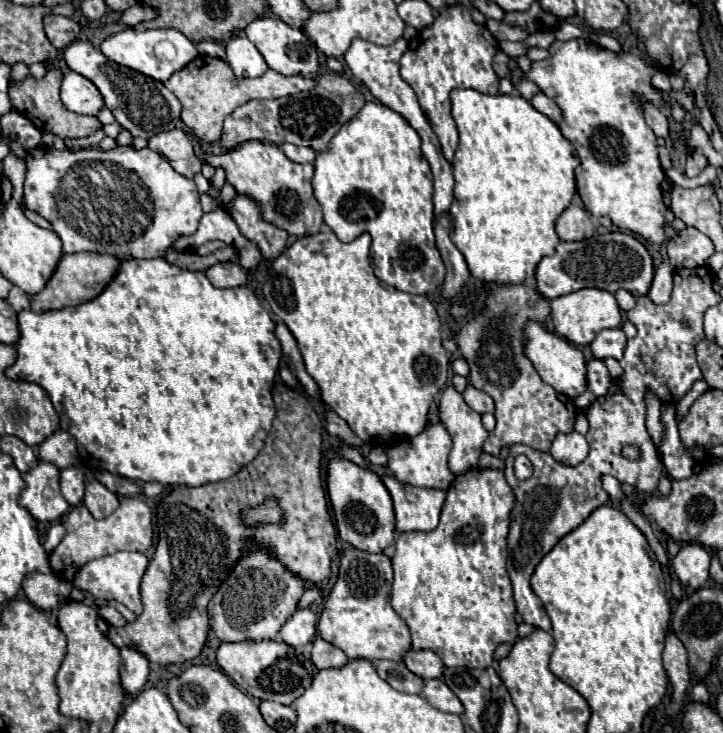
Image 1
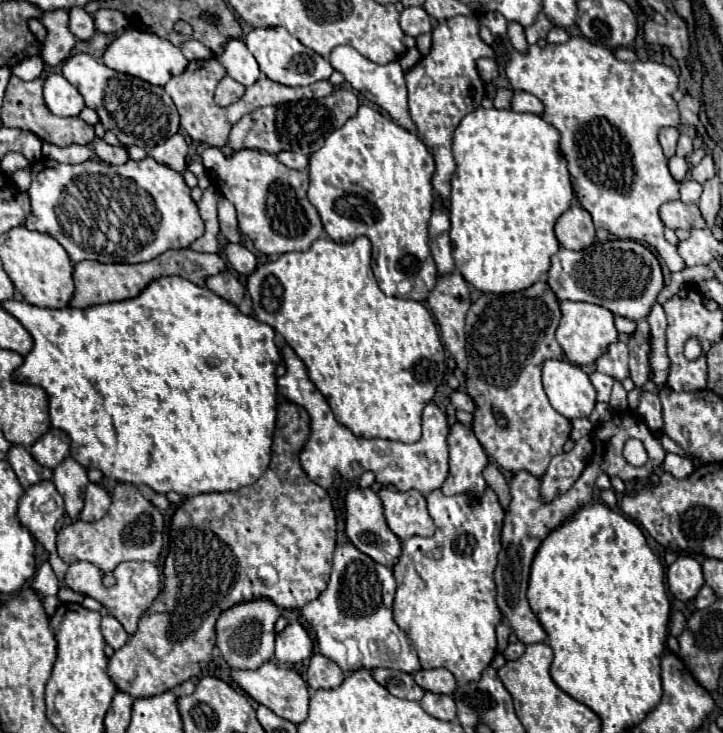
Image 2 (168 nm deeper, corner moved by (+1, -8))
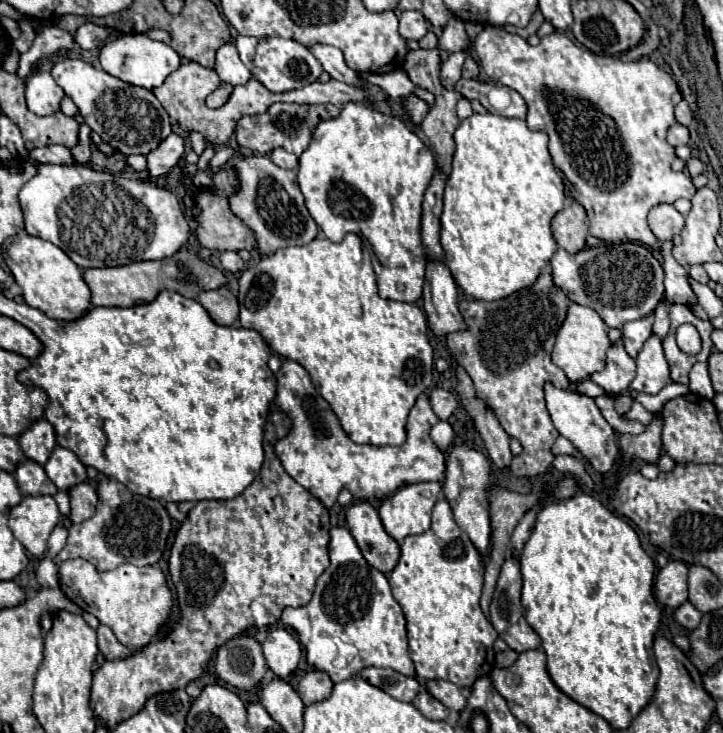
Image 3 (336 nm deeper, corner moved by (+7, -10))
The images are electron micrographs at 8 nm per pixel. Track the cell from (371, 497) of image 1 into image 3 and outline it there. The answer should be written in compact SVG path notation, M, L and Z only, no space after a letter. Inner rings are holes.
M361 500L347 508L347 528L353 534L363 558L383 574L389 574L399 560L399 544L385 532L371 502Z

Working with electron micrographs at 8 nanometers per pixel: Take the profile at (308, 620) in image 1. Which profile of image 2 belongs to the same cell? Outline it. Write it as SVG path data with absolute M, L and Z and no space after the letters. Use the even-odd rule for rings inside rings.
M291 622L285 626L275 640L275 660L281 664L297 664L311 656L313 642L307 630L299 622Z

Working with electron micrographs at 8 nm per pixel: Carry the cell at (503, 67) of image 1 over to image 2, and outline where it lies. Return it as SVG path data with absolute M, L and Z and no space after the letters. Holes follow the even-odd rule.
M479 58L477 60L477 70L483 82L493 82L497 78L497 62L491 58Z

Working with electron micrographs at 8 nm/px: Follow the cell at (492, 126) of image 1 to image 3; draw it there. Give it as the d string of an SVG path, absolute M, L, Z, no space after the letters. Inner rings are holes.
M473 114L469 118L461 120L461 124L455 130L455 146L457 148L455 148L455 154L453 154L453 170L451 170L449 182L445 186L445 206L443 206L443 214L441 214L441 246L445 250L445 264L449 266L455 282L471 298L491 302L491 300L505 298L505 296L509 296L509 294L513 294L521 288L529 288L537 280L541 270L549 264L551 256L557 250L557 242L553 240L553 234L551 234L551 220L563 208L565 186L563 186L563 180L557 174L555 166L553 166L551 154L547 150L547 140L549 138L547 138L545 132L531 130L525 120L505 118L505 116L499 116L499 114Z

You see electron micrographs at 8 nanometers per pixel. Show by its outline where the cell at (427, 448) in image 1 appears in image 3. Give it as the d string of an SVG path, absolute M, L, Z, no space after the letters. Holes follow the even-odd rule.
M283 360L277 372L277 396L275 404L285 410L291 420L291 432L275 444L275 454L281 460L285 472L317 496L323 506L331 508L343 488L349 488L355 500L373 500L393 494L397 488L417 482L441 482L445 478L445 456L435 446L429 430L439 420L429 406L429 398L421 394L409 412L407 440L401 446L375 448L369 444L355 444L343 430L333 414L331 406L311 384L307 370L293 360Z

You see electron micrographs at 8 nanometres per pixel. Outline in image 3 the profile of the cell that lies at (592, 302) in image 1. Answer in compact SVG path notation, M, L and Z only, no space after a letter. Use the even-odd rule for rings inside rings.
M569 302L567 306L567 318L563 326L557 332L555 346L553 346L553 362L567 374L571 382L581 382L589 378L593 372L603 370L605 366L605 352L609 350L611 340L607 338L607 326L601 320L601 316L587 306Z

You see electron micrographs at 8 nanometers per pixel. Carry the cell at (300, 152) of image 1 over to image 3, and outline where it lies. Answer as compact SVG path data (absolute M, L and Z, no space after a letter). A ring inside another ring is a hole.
M283 148L273 150L271 160L273 160L273 162L279 166L279 168L287 168L287 170L295 170L295 168L297 168L297 162L299 162L299 158L297 158L295 154L285 152Z

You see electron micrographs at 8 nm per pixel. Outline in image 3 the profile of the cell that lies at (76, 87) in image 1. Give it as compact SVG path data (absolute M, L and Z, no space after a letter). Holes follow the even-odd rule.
M33 72L25 84L25 98L31 112L35 112L37 116L49 116L59 110L65 92L61 90L61 86L57 86L55 78L49 72Z

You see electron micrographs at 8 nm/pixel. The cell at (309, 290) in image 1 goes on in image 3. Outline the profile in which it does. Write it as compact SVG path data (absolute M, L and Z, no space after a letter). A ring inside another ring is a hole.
M347 234L341 244L329 242L327 238L315 238L307 246L295 246L295 248L283 248L277 250L273 256L261 258L255 266L247 268L241 278L239 278L239 306L241 306L241 326L243 328L253 328L261 332L261 336L267 340L267 344L281 354L283 358L299 362L311 376L313 386L317 392L329 402L331 410L337 414L341 428L345 434L357 442L357 444L373 444L373 446L401 446L407 438L407 416L409 410L413 408L415 400L419 394L423 394L431 386L431 374L433 374L433 348L427 338L427 316L417 304L407 304L407 302L393 302L393 300L383 300L377 294L375 286L375 272L371 268L371 258L363 248L363 242L357 234Z

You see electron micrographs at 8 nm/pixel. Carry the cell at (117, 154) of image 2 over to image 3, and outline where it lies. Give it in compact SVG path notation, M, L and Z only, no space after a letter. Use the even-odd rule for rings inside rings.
M81 124L81 130L79 130L79 142L77 146L71 148L71 154L73 158L79 162L79 164L89 164L91 162L91 128L87 124Z

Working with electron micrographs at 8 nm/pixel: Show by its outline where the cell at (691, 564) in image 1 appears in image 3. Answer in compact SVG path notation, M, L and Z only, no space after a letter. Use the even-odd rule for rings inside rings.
M673 560L659 570L655 578L655 596L661 604L677 608L687 600L687 576L689 566L685 562Z

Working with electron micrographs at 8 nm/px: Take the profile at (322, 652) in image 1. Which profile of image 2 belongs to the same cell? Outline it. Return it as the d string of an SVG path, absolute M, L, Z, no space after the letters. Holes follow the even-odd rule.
M323 654L311 656L311 664L309 664L309 670L307 670L307 684L313 690L337 688L337 686L341 686L343 678L345 676L343 676L341 668L333 660L325 658Z

